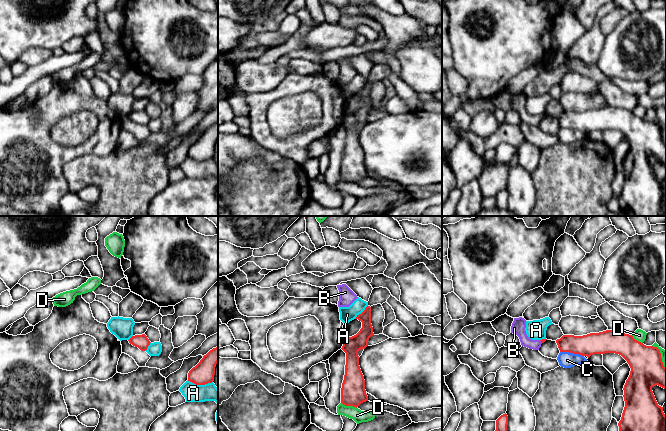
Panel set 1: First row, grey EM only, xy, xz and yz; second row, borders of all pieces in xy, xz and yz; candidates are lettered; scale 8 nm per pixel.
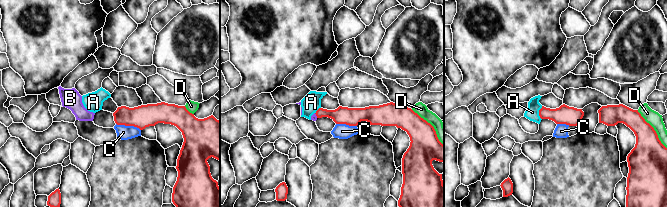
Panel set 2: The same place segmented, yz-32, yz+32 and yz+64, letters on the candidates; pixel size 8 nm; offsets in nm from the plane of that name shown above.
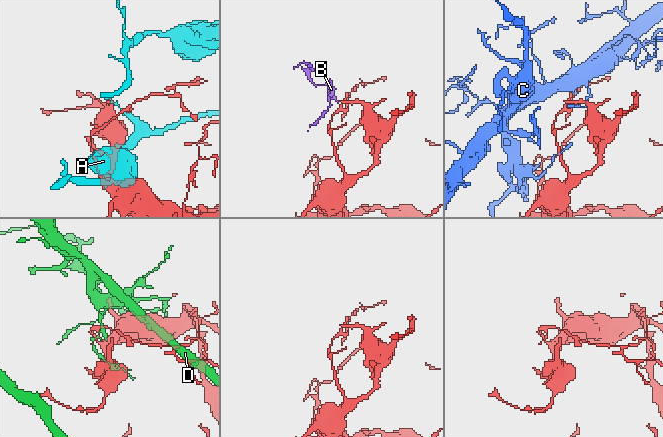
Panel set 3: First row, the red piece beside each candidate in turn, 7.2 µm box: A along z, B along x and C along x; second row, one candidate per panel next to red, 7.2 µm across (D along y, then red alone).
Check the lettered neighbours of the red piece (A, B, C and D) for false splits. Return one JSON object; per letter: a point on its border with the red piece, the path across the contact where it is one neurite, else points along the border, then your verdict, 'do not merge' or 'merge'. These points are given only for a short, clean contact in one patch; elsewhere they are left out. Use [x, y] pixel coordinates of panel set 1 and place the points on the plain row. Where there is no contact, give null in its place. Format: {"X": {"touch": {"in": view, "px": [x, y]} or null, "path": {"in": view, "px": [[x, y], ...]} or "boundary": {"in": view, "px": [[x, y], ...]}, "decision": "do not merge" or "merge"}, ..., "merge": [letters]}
{"A": {"touch": {"in": "xy", "px": [200, 160]}, "decision": "do not merge"}, "B": {"touch": {"in": "yz", "px": [541, 118]}, "path": {"in": "yz", "px": [[543, 116], [541, 118], [529, 118], [518, 102]]}, "decision": "merge"}, "C": {"touch": {"in": "yz", "px": [572, 128]}, "decision": "do not merge"}, "D": {"touch": {"in": "xz", "px": [349, 181]}, "decision": "do not merge"}, "merge": ["B"]}

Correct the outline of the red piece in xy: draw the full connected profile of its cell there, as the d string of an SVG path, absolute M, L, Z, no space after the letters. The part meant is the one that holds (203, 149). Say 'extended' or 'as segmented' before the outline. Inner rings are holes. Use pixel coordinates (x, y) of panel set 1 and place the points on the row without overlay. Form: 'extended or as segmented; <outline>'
as segmented; M218 123L210 126L188 149L188 157L205 161L214 157L215 143L218 139Z

